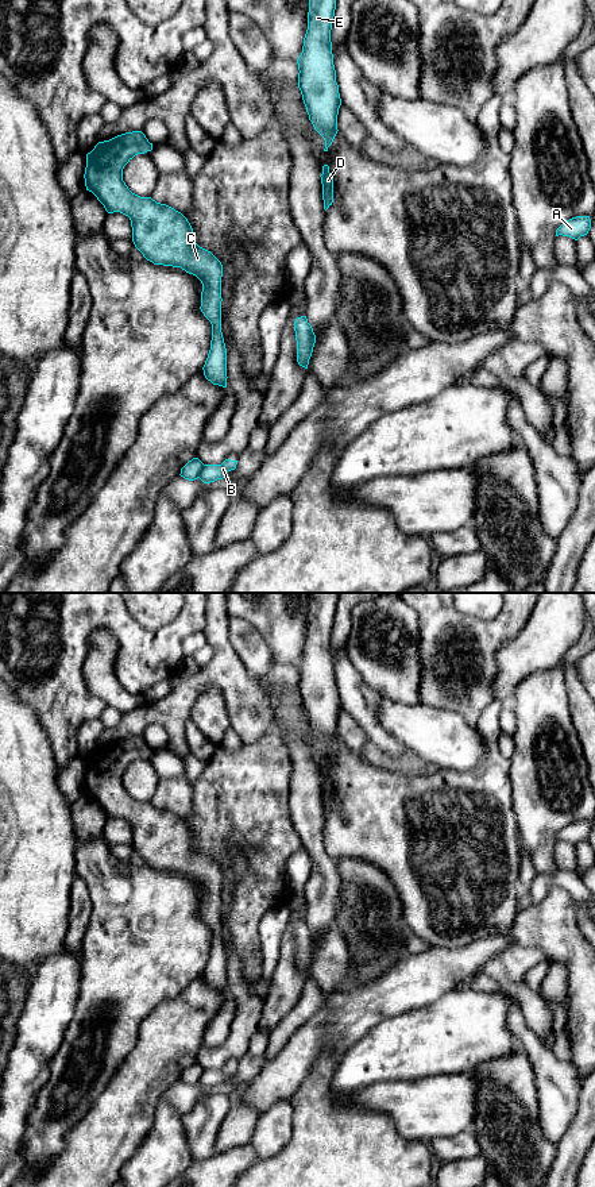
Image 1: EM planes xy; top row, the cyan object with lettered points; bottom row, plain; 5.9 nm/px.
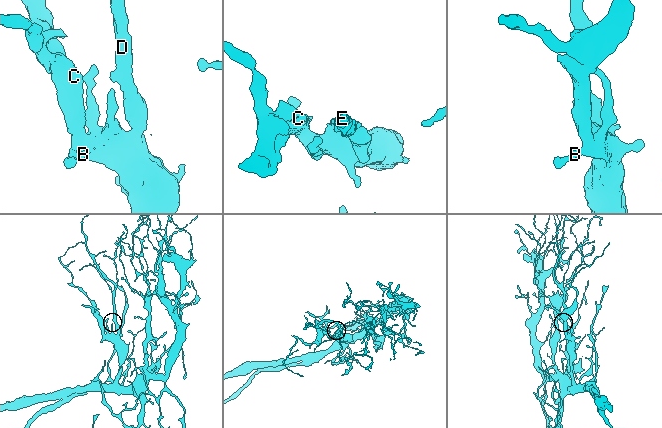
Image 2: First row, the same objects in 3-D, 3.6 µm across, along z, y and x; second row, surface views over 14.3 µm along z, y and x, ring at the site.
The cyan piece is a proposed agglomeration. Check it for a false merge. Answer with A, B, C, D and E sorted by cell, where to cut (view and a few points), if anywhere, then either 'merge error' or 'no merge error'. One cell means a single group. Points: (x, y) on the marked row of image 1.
A C D E / B | xy (204, 465), (197, 477) | merge error

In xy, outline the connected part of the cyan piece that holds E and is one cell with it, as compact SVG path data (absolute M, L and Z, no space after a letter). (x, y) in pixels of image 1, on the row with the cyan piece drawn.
M309 0L308 30L298 63L298 88L309 120L324 138L325 149L337 134L337 115L341 105L333 65L331 30L336 0Z

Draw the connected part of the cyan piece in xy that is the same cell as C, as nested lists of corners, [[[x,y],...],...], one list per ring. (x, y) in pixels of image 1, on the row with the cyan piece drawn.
[[[142,131],[117,135],[109,140],[98,142],[86,154],[85,186],[104,205],[108,213],[120,212],[130,217],[132,227],[132,242],[143,257],[154,265],[181,267],[196,275],[202,284],[201,312],[212,324],[210,350],[202,367],[204,375],[213,385],[227,388],[227,348],[221,332],[221,262],[208,250],[200,247],[188,219],[174,208],[157,203],[151,197],[140,197],[132,193],[123,181],[124,166],[138,154],[152,150]]]

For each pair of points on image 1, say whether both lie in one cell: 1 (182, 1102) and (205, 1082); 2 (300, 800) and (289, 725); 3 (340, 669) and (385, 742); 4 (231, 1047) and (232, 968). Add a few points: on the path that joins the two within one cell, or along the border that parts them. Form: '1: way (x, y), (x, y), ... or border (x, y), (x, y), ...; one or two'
1: way (188, 1097), (200, 1086); one
2: way (301, 781), (301, 758), (296, 744); one
3: way (351, 686), (370, 724); one
4: way (242, 1028), (243, 997), (236, 987); one

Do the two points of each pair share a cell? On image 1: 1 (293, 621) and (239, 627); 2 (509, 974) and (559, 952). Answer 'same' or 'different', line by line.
1: different
2: different

